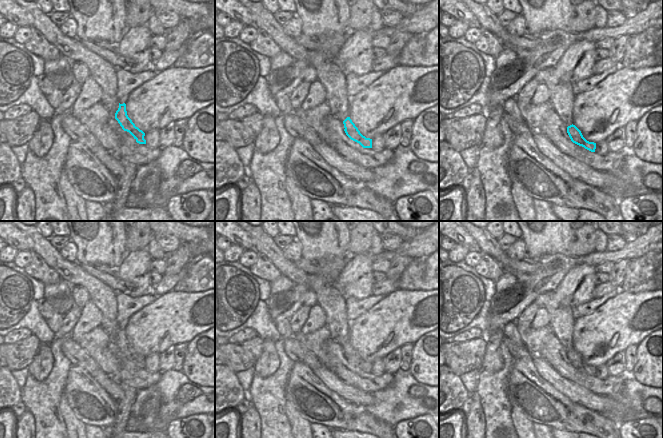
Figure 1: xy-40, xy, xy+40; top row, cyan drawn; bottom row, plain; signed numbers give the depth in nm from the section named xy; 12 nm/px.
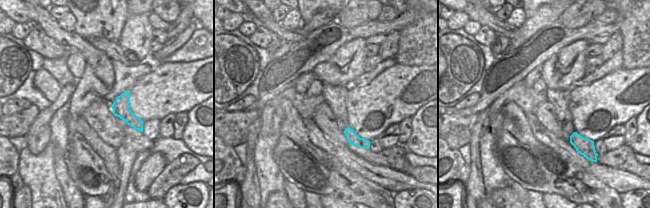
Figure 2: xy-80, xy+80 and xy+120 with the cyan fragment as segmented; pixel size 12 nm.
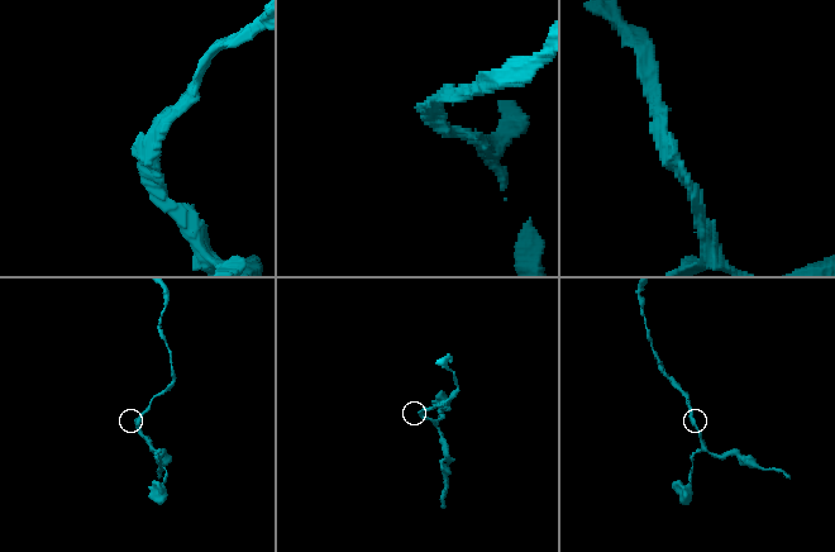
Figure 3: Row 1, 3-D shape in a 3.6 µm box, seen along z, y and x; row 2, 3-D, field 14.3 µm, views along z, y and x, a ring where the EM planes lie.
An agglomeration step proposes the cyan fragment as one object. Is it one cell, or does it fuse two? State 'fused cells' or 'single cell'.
single cell

